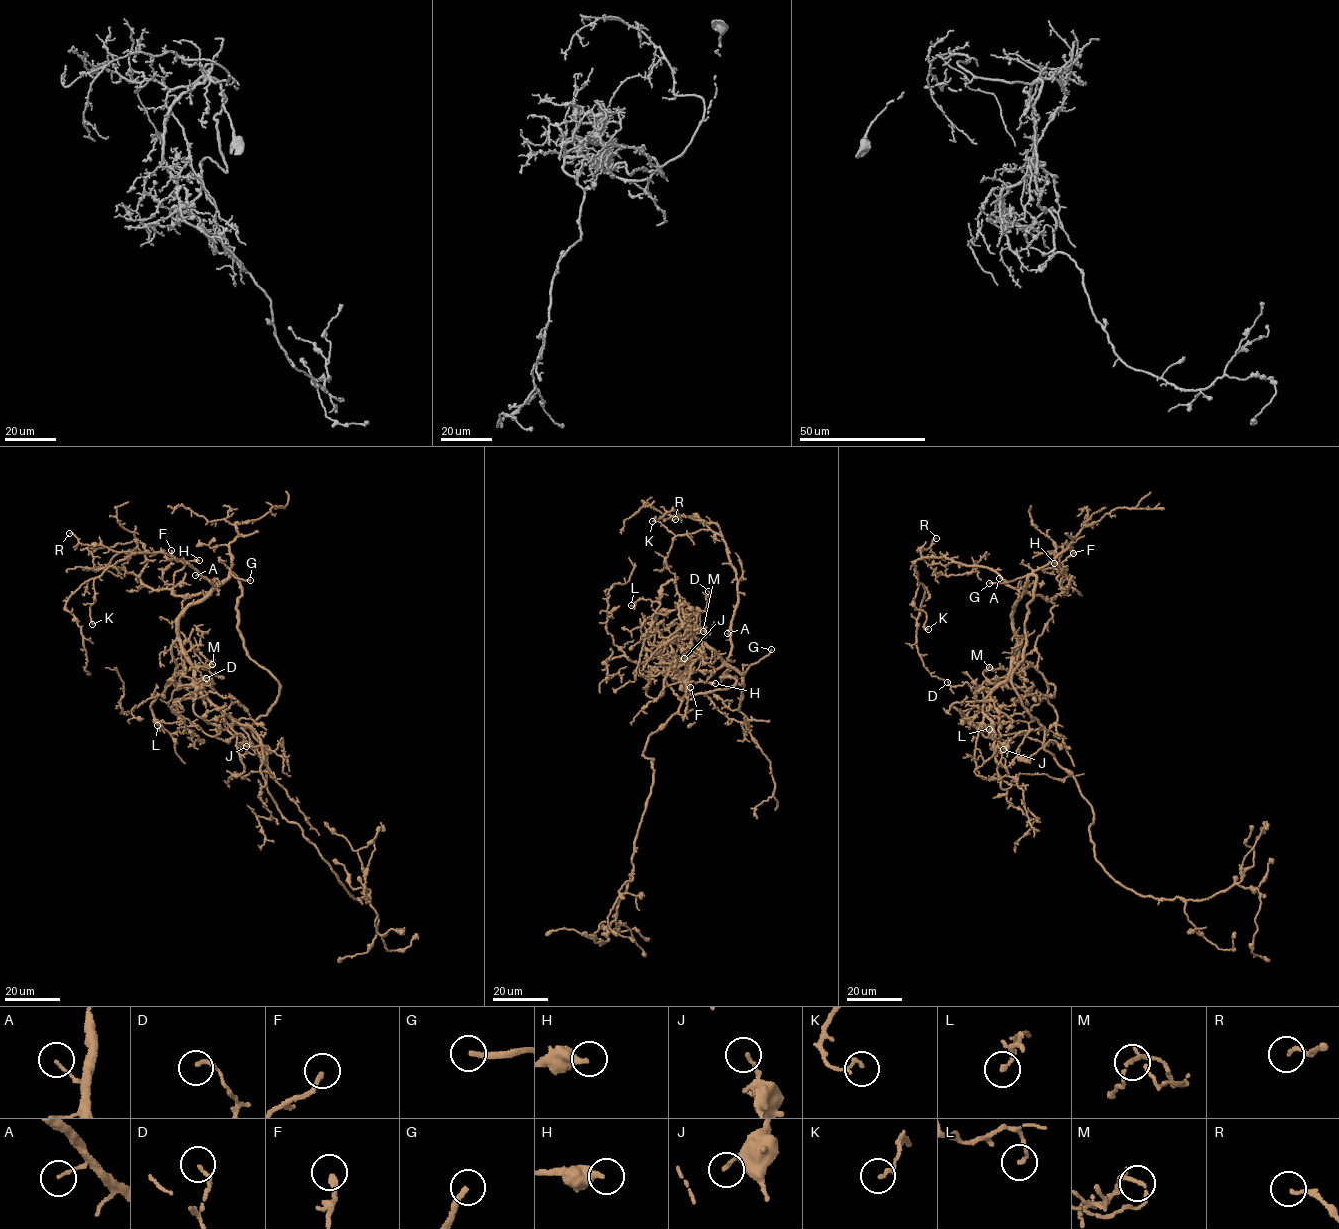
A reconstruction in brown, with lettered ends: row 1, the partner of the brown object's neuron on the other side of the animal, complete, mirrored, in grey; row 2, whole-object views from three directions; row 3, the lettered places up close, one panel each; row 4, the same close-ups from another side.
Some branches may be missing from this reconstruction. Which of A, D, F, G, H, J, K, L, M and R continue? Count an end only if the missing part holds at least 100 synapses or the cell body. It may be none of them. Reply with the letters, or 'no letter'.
G

